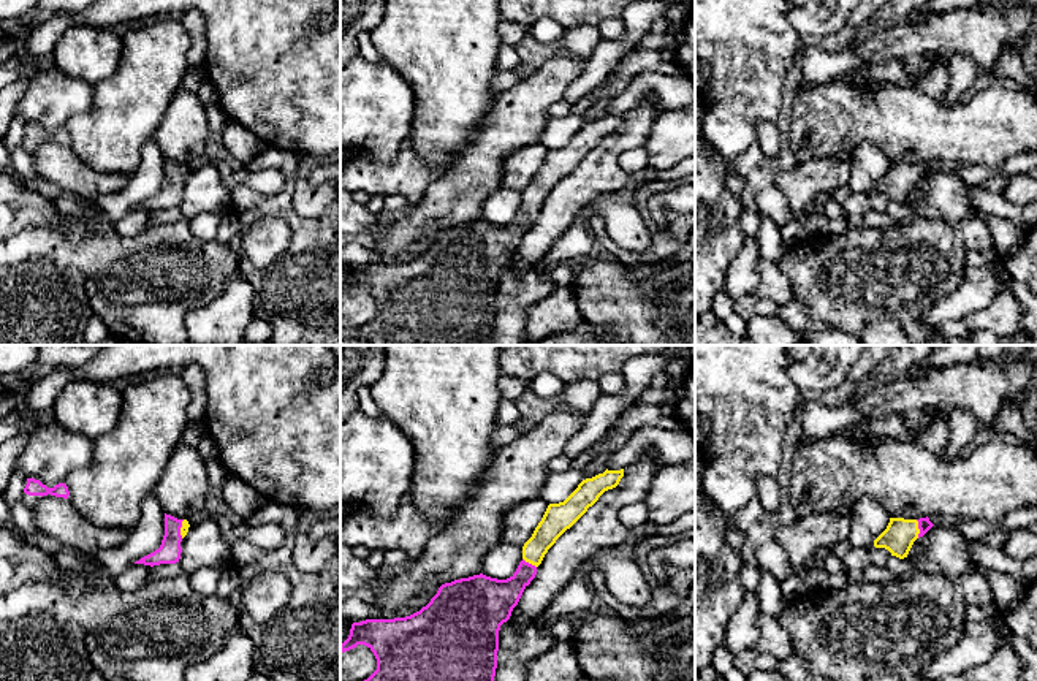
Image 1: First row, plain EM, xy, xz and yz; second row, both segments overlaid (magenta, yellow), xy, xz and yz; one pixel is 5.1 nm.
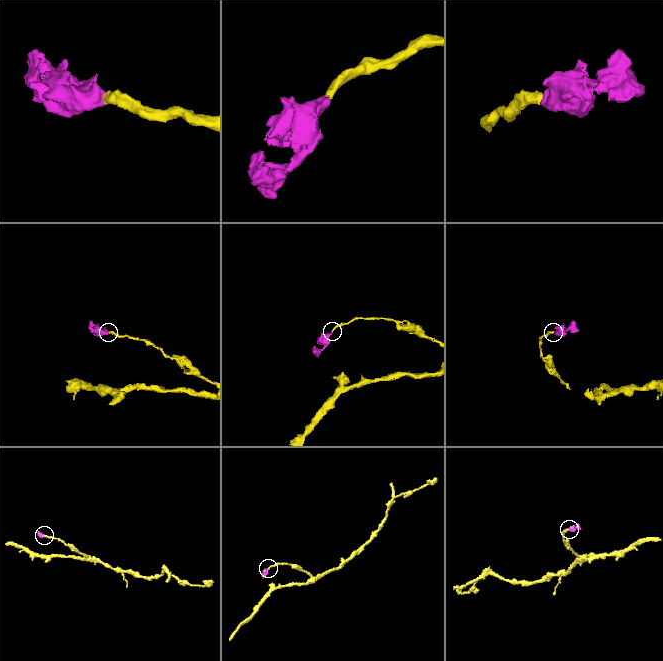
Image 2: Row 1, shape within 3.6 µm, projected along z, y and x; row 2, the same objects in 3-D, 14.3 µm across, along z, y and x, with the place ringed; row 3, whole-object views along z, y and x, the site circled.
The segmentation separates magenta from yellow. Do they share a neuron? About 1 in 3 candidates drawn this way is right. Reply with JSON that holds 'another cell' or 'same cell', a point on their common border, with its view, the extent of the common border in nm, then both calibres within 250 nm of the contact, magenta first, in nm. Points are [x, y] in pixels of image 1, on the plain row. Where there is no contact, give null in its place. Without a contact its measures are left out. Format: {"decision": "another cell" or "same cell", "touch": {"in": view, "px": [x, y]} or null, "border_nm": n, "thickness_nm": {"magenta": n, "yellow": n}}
{"decision": "same cell", "touch": {"in": "yz", "px": [919, 173]}, "border_nm": 100, "thickness_nm": {"magenta": 70, "yellow": 160}}

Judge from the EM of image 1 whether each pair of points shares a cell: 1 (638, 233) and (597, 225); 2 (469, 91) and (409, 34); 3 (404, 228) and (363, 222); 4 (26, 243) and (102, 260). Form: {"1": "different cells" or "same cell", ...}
{"1": "different cells", "2": "same cell", "3": "different cells", "4": "same cell"}

